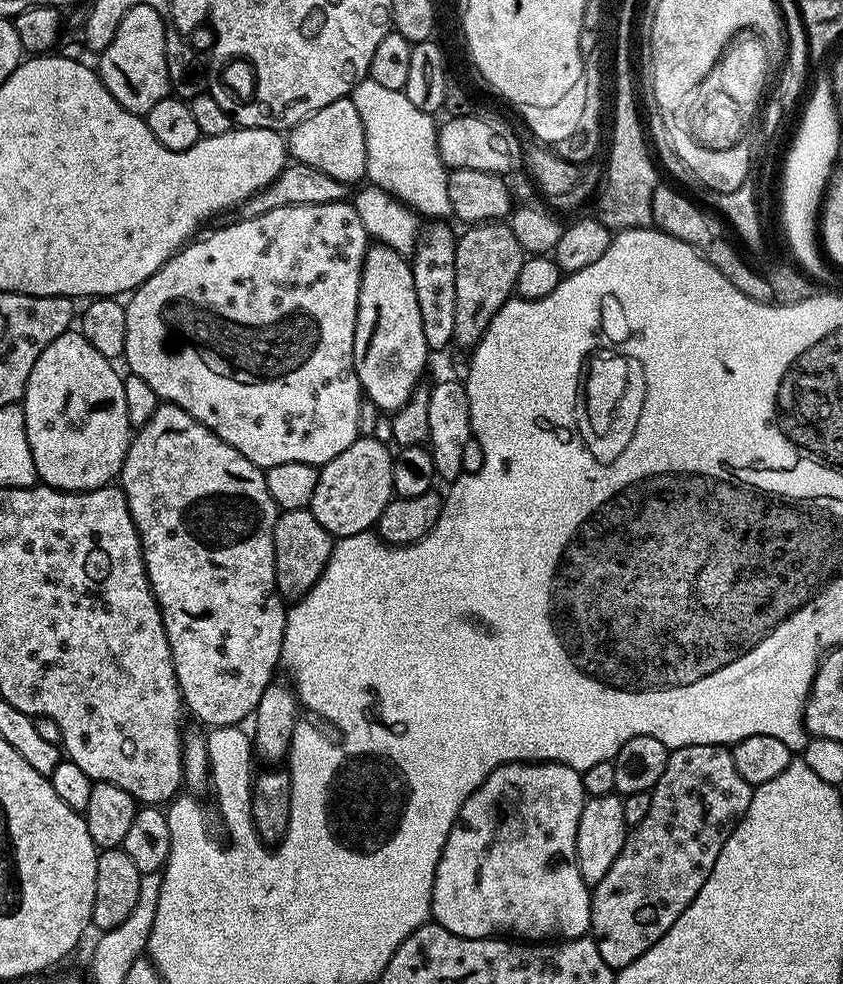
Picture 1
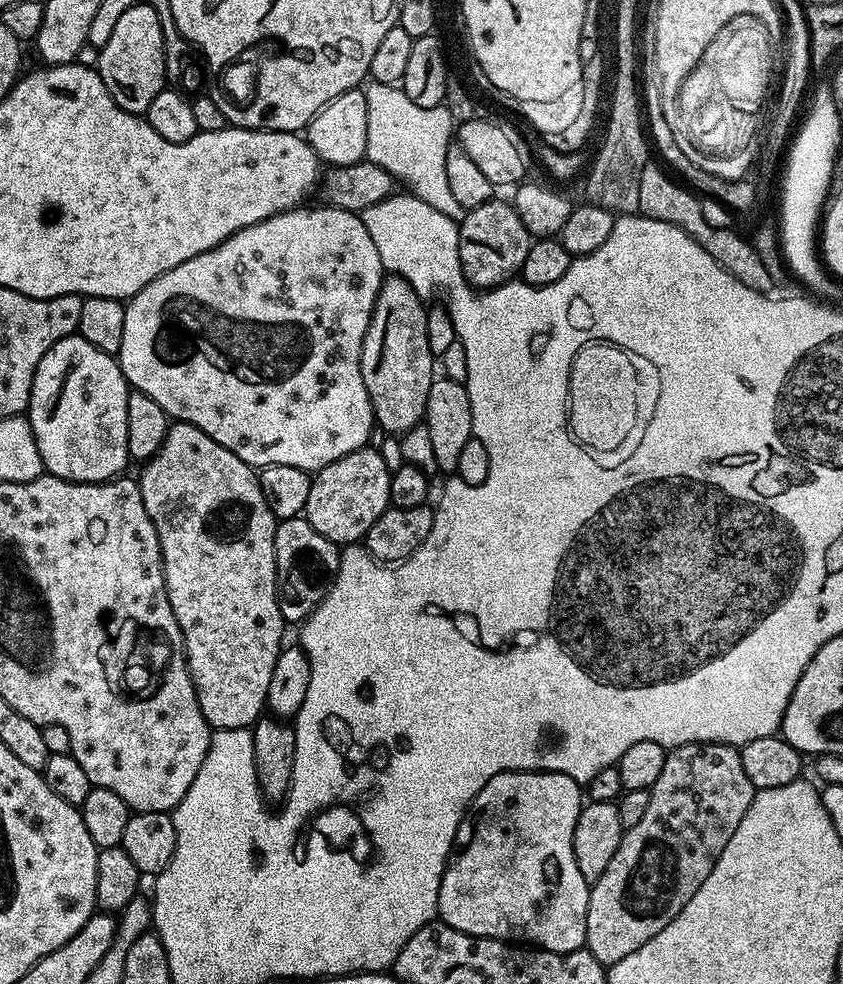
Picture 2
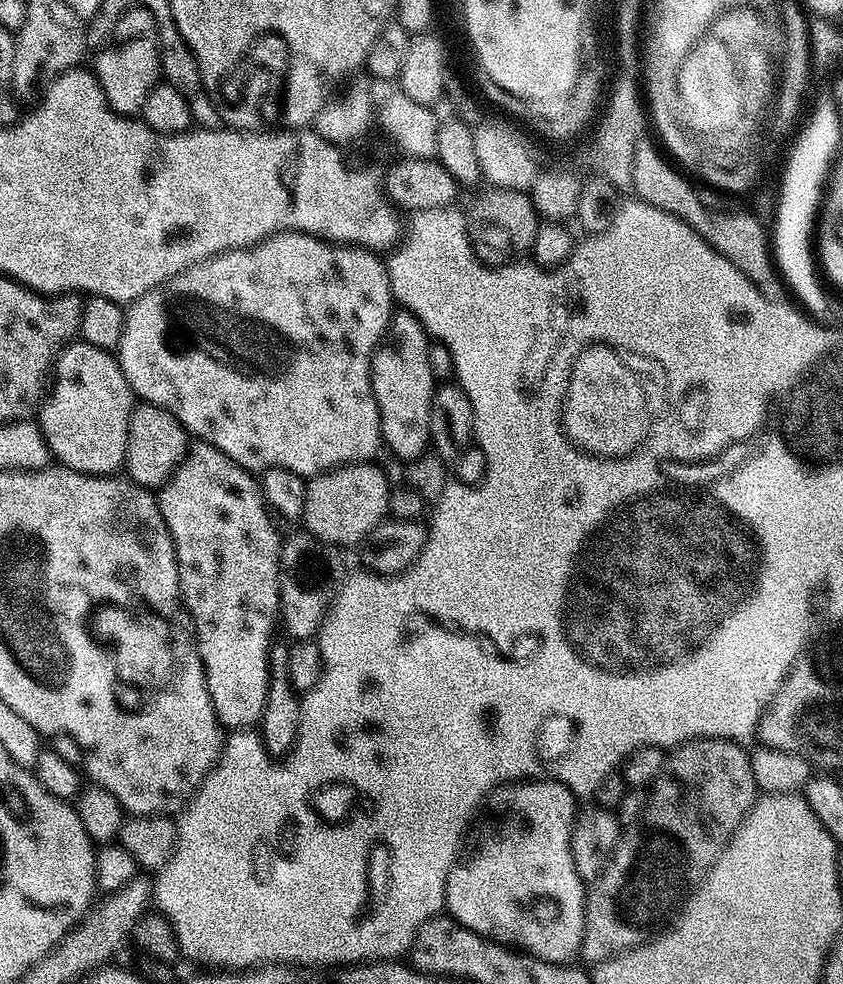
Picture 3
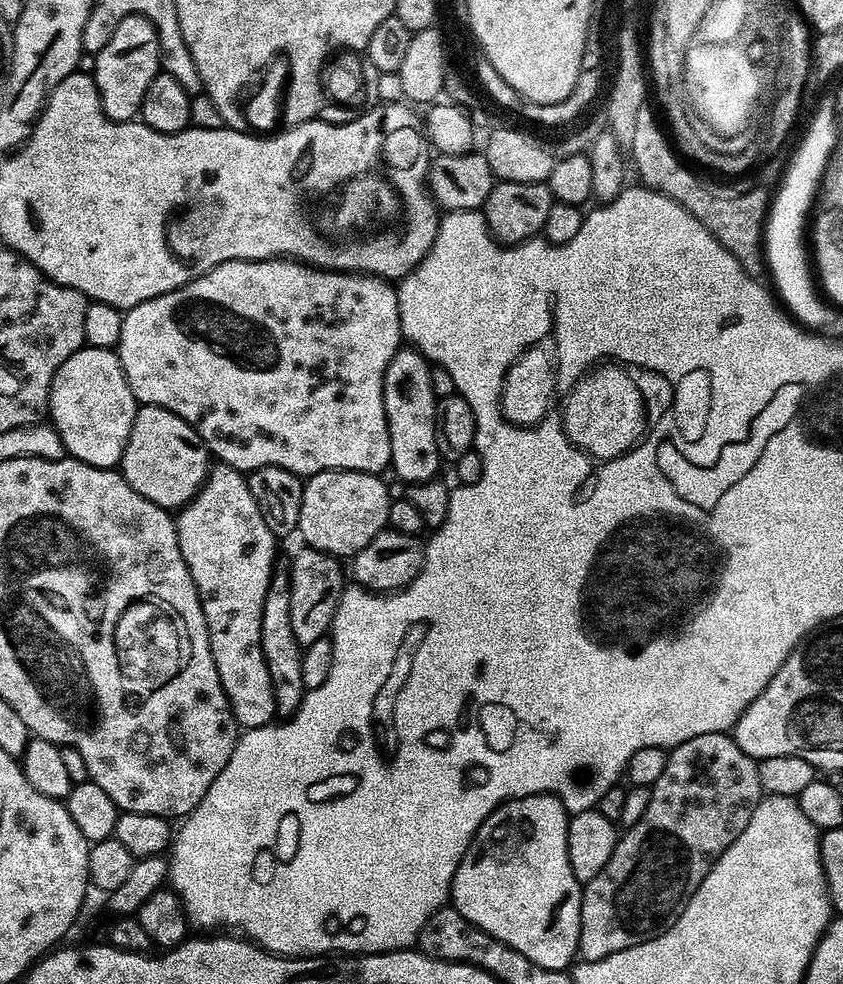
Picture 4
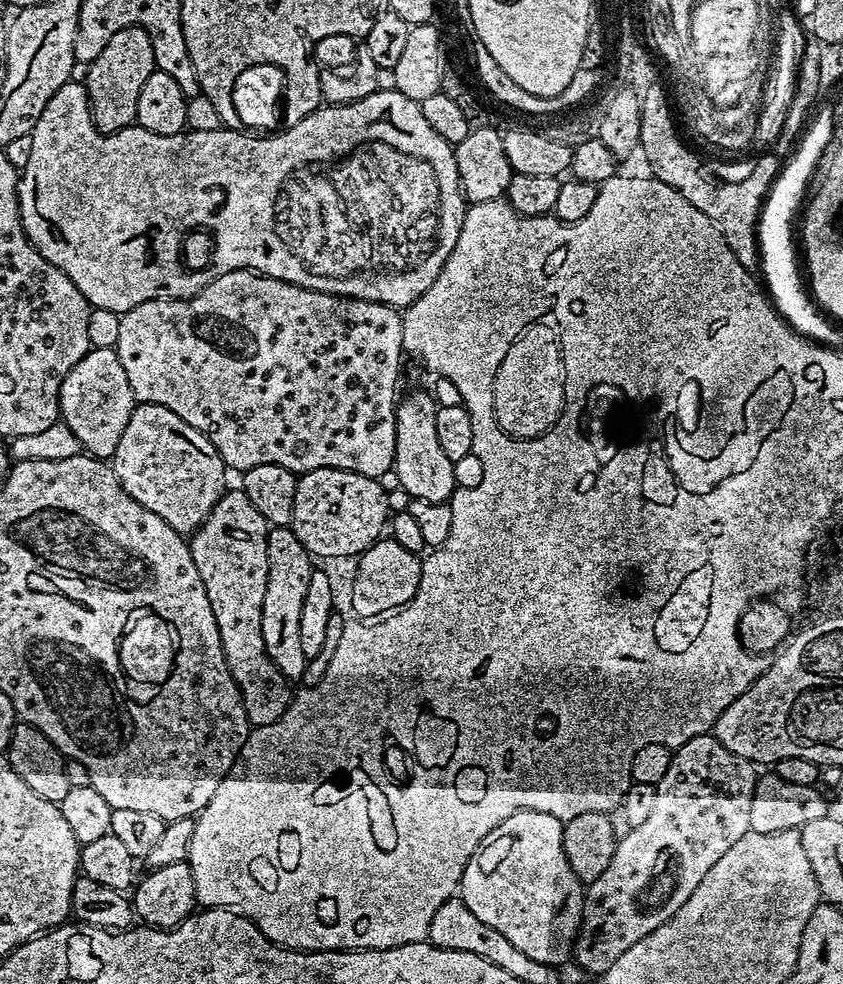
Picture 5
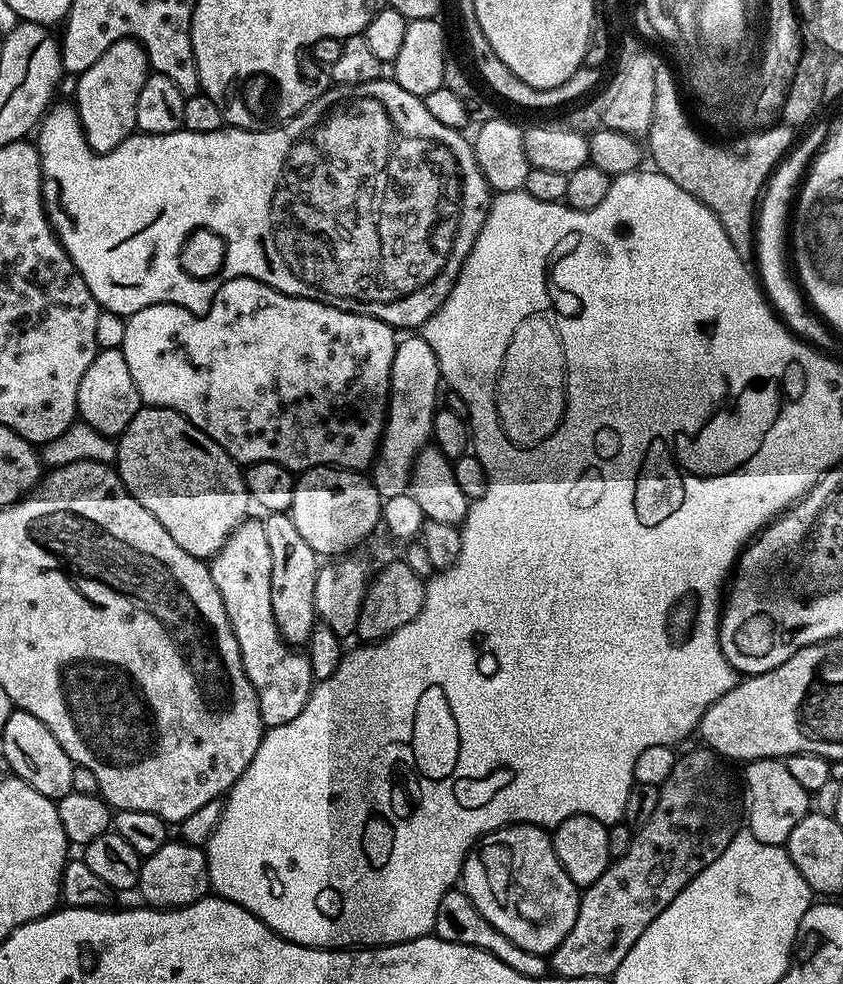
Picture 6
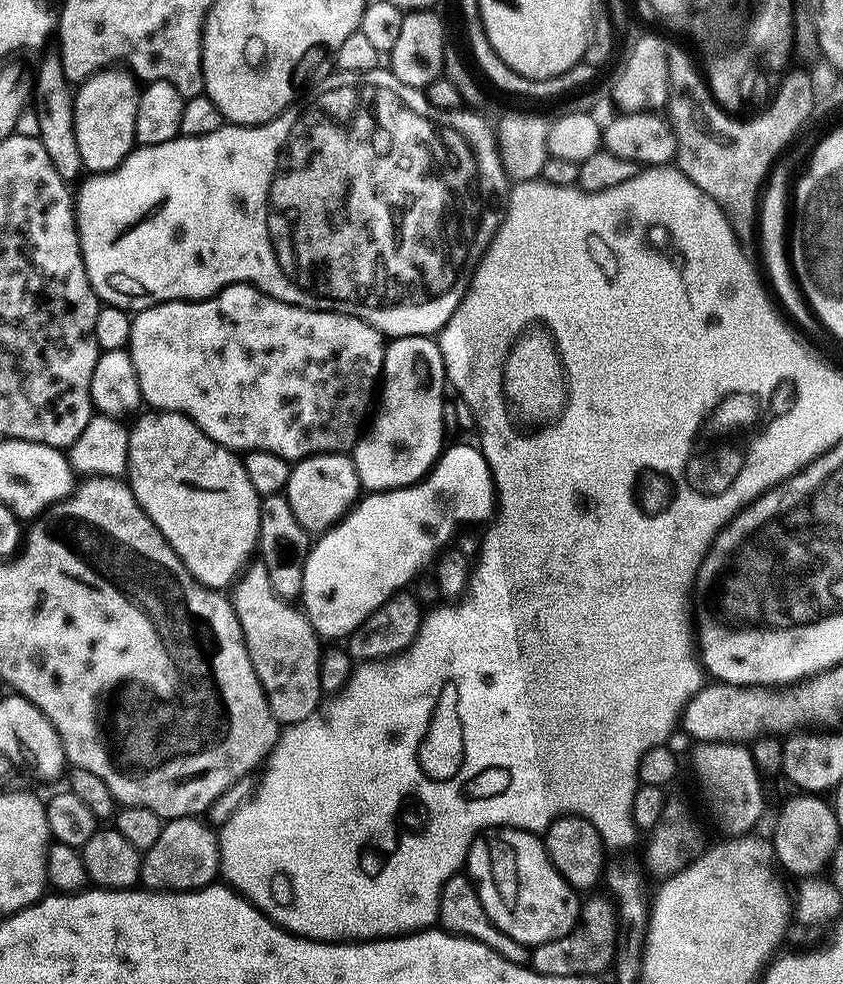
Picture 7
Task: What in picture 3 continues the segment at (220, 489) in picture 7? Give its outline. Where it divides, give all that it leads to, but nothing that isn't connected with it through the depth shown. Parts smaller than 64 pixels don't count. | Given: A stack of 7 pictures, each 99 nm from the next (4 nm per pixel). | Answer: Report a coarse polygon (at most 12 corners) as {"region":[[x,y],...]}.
{"region":[[157,404],[133,407],[122,465],[159,490],[188,453],[189,433]]}

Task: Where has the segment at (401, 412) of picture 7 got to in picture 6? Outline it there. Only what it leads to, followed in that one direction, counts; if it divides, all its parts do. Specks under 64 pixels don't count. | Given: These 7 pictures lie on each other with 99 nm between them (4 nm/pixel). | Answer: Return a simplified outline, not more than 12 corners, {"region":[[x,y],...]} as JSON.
{"region":[[423,335],[396,345],[384,433],[370,469],[403,497],[433,439],[442,389]]}

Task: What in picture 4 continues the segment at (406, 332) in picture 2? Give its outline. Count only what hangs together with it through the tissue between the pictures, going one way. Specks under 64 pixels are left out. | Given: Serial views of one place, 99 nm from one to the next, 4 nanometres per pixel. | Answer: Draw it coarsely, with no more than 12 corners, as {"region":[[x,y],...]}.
{"region":[[402,346],[384,375],[391,471],[437,479],[429,357]]}

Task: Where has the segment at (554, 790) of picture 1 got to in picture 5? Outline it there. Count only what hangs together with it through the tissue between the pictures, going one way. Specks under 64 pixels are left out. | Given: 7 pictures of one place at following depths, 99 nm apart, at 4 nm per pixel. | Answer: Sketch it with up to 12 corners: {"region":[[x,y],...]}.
{"region":[[510,814],[458,898],[534,962],[569,963],[585,885],[565,821]]}

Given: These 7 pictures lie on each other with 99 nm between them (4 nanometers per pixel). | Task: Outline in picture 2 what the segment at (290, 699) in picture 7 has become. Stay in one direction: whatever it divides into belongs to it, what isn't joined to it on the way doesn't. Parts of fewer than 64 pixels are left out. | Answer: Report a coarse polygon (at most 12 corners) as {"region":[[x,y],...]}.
{"region":[[173,423],[138,475],[206,722],[248,728],[286,622],[257,469]]}

